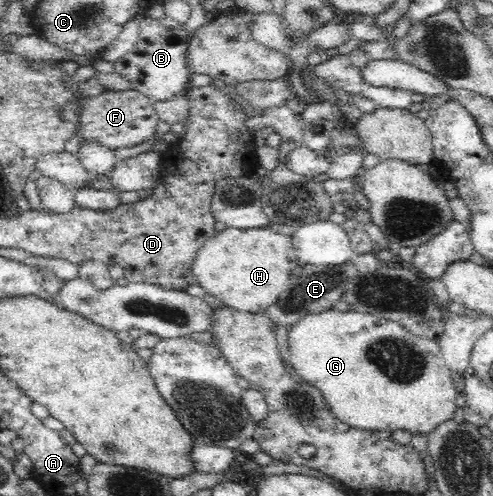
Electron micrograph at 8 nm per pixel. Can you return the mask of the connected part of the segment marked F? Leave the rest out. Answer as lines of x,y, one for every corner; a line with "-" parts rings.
133,88
123,91
104,90
101,94
86,101
79,116
78,133
84,143
100,143
111,151
119,148
134,147
146,143
155,135
160,122
152,100

